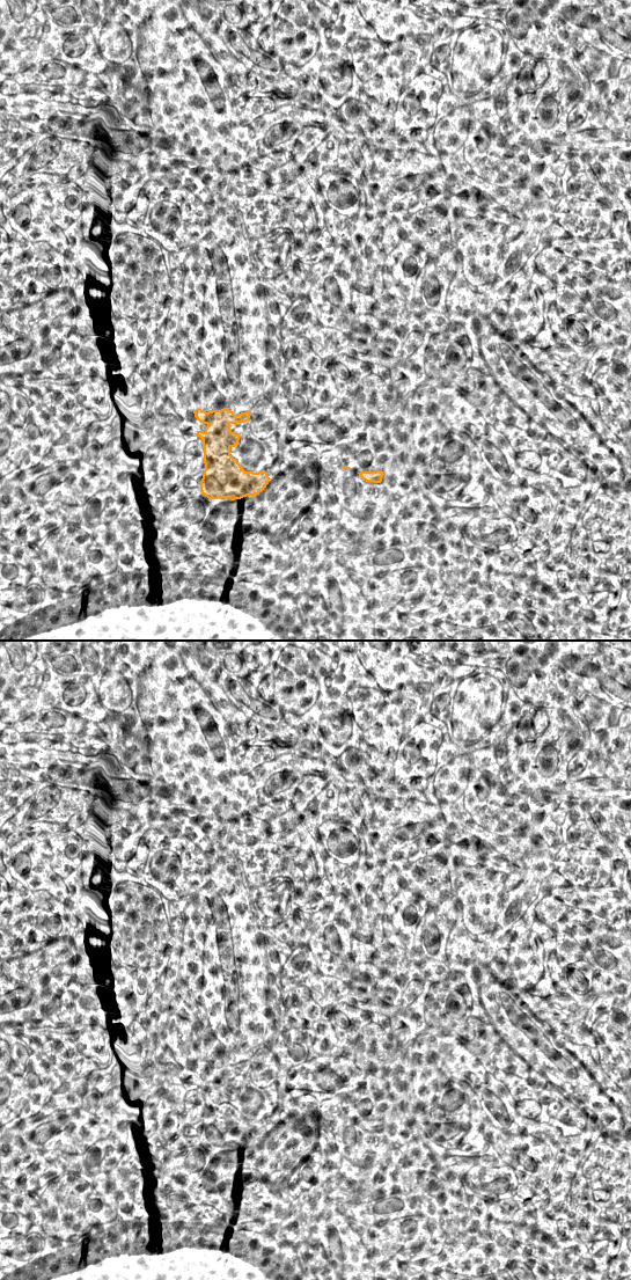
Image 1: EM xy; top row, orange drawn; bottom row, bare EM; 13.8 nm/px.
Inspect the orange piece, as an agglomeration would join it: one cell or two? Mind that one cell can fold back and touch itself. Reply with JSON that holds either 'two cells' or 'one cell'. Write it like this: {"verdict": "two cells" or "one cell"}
{"verdict": "two cells"}

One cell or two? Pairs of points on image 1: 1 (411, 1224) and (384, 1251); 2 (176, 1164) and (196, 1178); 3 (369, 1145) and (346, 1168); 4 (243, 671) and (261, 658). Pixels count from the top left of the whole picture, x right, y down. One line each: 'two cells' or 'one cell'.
1: one cell
2: two cells
3: two cells
4: two cells

